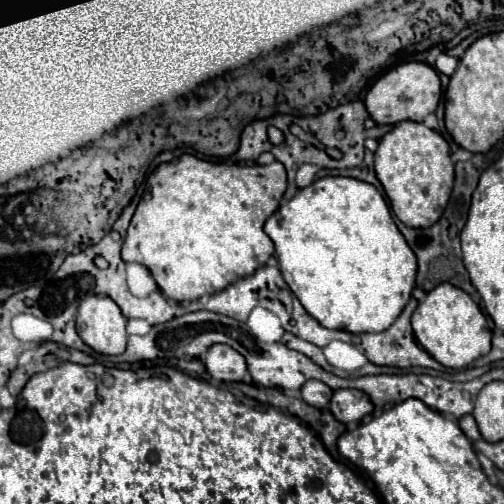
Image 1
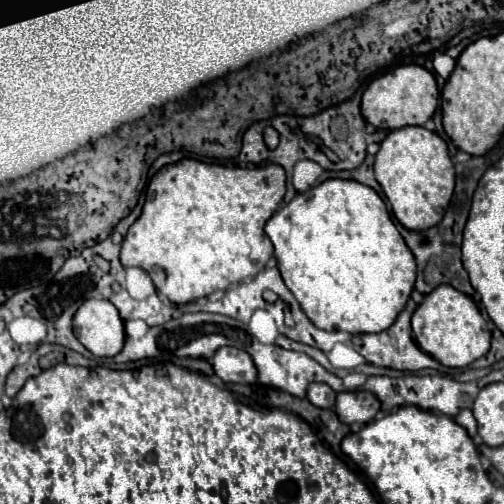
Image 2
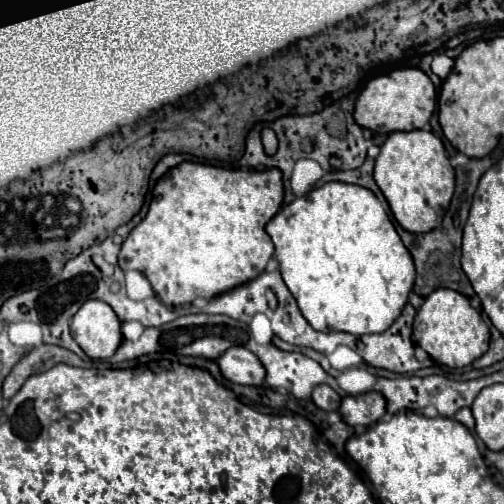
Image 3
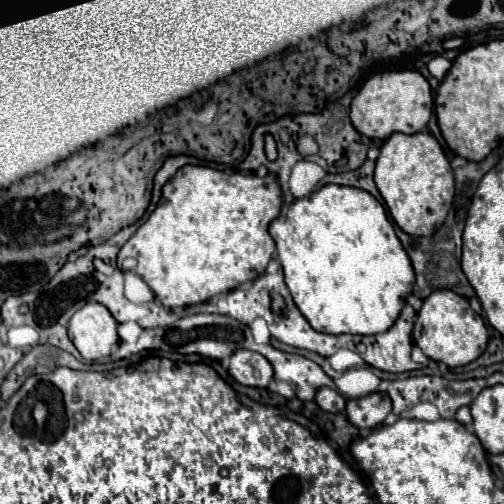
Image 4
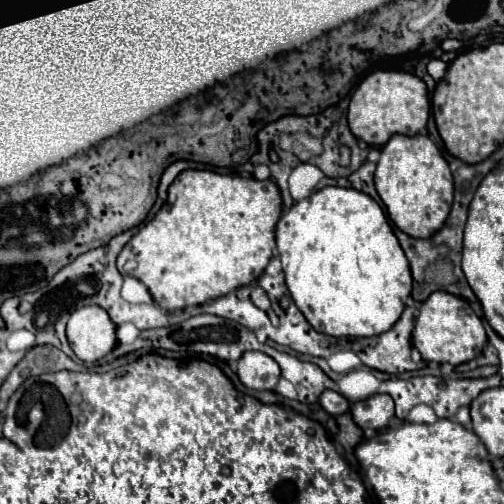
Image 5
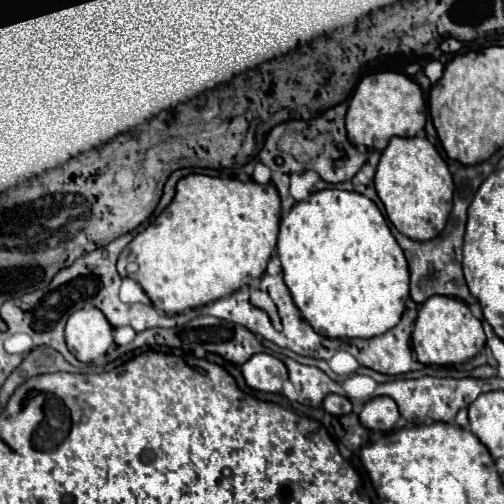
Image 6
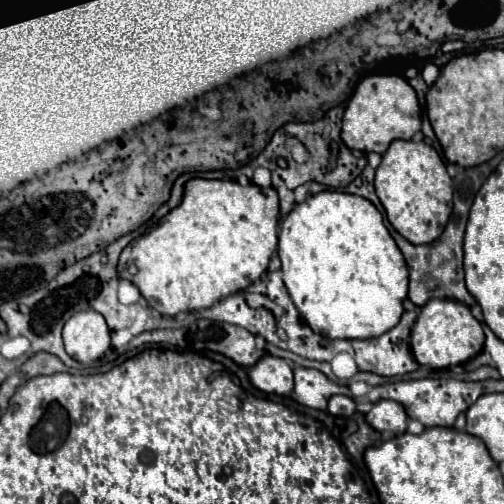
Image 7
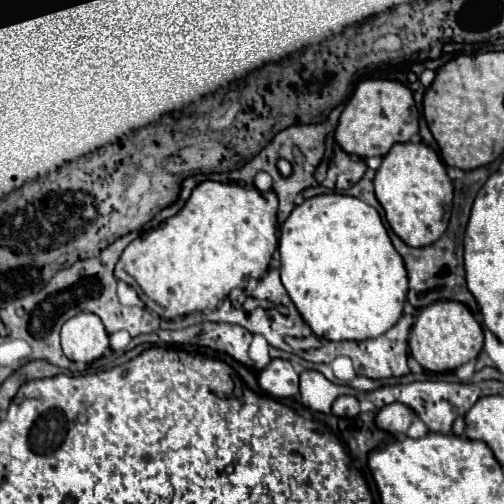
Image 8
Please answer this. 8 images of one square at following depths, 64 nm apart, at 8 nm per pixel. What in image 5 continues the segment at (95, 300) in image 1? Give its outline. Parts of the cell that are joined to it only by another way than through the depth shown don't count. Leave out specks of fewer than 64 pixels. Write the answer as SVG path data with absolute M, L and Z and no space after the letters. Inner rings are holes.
M84 306L76 310L66 328L70 348L82 362L96 362L116 344L116 326L100 306Z

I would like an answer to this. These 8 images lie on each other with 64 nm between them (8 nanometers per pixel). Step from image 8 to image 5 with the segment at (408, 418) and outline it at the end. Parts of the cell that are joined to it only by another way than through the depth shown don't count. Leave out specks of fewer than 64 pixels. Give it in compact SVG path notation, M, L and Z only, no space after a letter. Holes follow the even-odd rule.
M374 394L362 402L352 404L352 416L360 428L382 430L396 416L394 400L388 394Z

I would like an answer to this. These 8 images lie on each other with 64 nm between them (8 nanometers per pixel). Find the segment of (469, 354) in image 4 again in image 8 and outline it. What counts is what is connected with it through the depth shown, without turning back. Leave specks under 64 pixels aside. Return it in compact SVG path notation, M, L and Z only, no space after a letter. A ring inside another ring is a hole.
M440 300L420 310L410 336L410 354L428 372L444 374L478 358L484 346L482 328L462 302Z

